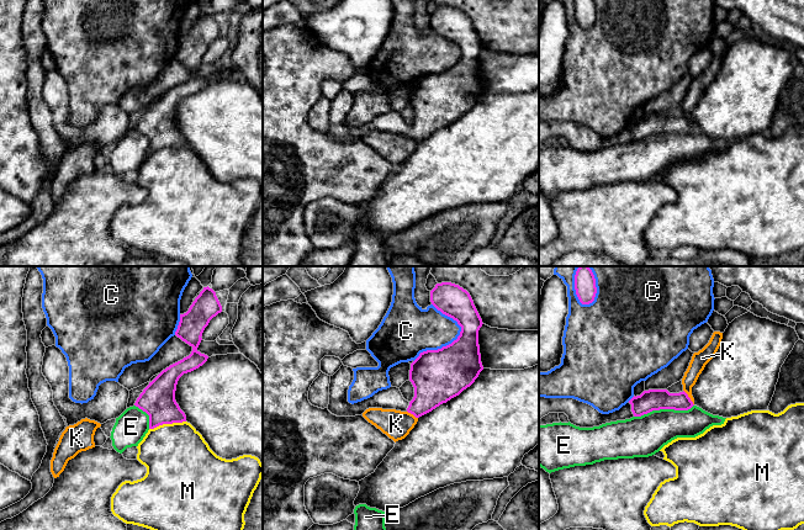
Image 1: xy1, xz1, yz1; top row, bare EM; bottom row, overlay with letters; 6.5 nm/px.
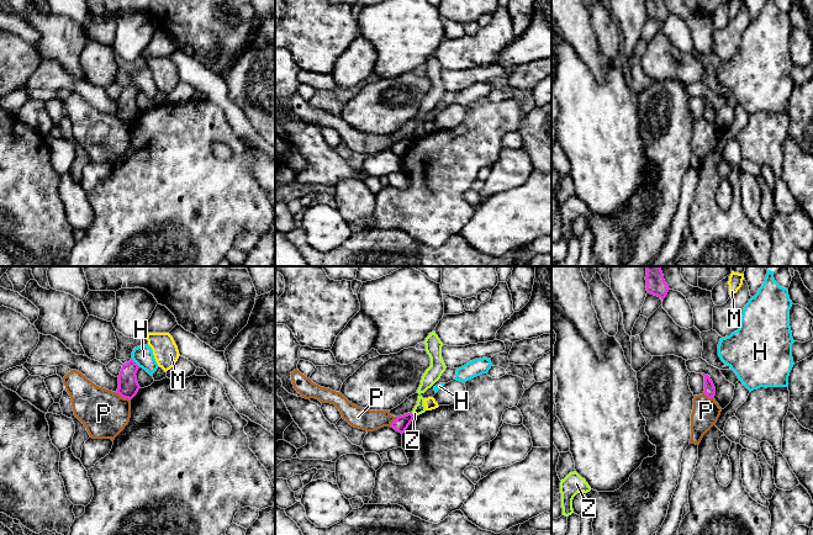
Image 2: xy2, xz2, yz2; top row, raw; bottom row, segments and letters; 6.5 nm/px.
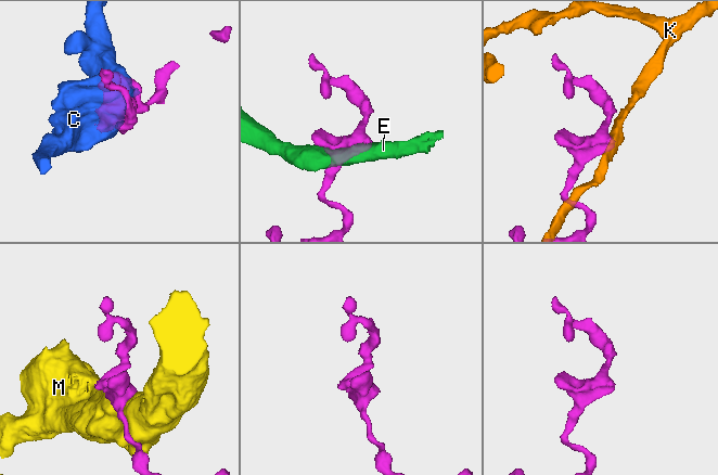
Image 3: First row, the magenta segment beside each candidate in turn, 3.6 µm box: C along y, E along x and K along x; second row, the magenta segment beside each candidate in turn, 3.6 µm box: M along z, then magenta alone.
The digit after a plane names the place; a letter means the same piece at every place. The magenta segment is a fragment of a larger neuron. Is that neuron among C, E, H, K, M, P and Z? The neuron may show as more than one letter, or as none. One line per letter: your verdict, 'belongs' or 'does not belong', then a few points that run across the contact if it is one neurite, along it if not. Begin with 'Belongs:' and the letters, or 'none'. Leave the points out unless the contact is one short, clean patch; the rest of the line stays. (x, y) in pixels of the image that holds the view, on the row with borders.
Belongs: none
C: does not belong
E: does not belong
H: does not belong; line xy2 (131, 359), (140, 366)
K: does not belong; line yz1 (683, 390), (693, 404)
M: does not belong
P: does not belong; line xy2 (115, 392), (130, 400)
Z: does not belong; line xz2 (411, 413), (413, 416)

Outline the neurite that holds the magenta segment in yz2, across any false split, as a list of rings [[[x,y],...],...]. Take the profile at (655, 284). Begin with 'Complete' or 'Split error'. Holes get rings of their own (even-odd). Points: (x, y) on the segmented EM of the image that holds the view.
Complete. [[[646,266],[646,291],[654,296],[660,297],[662,301],[669,292],[669,286],[664,280],[660,266]]]

